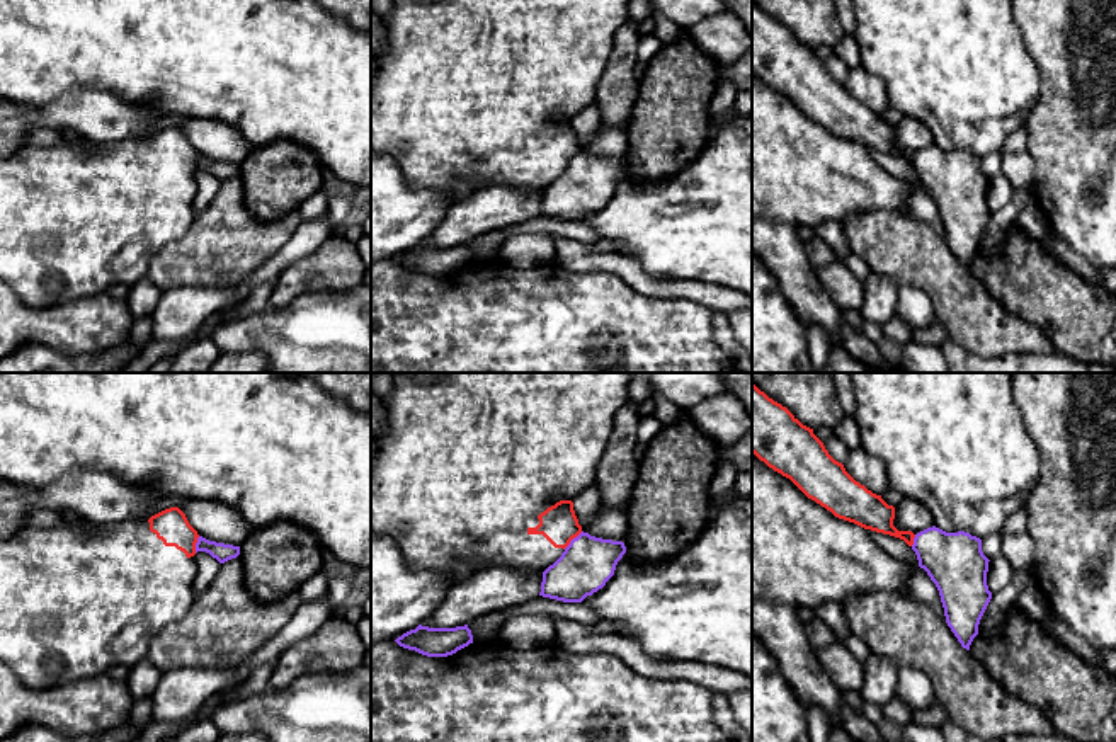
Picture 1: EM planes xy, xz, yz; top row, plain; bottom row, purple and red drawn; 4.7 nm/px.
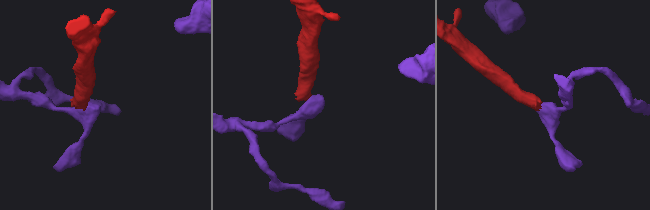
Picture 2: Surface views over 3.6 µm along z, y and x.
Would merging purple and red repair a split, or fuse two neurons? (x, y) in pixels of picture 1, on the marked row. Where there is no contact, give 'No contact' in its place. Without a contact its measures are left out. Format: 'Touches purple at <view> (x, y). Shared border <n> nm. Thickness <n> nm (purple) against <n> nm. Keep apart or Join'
Touches purple at xz (572, 540). Shared border 130 nm. Thickness 240 nm (purple) against 180 nm. Keep apart

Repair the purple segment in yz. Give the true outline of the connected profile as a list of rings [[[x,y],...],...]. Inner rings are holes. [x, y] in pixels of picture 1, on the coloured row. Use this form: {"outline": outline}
{"outline": [[[932,526],[915,534],[912,550],[939,591],[948,626],[970,650],[992,599],[987,585],[990,560],[982,551],[982,539]]]}

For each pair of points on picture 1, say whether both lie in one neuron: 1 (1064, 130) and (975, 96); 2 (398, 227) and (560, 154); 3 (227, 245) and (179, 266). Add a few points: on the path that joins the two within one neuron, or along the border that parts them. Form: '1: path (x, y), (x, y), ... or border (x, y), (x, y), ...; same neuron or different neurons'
1: border (1040, 77), (1040, 97), (1023, 126); different neurons
2: border (412, 186), (436, 189), (451, 201); different neurons
3: path (215, 252), (191, 261); same neuron

